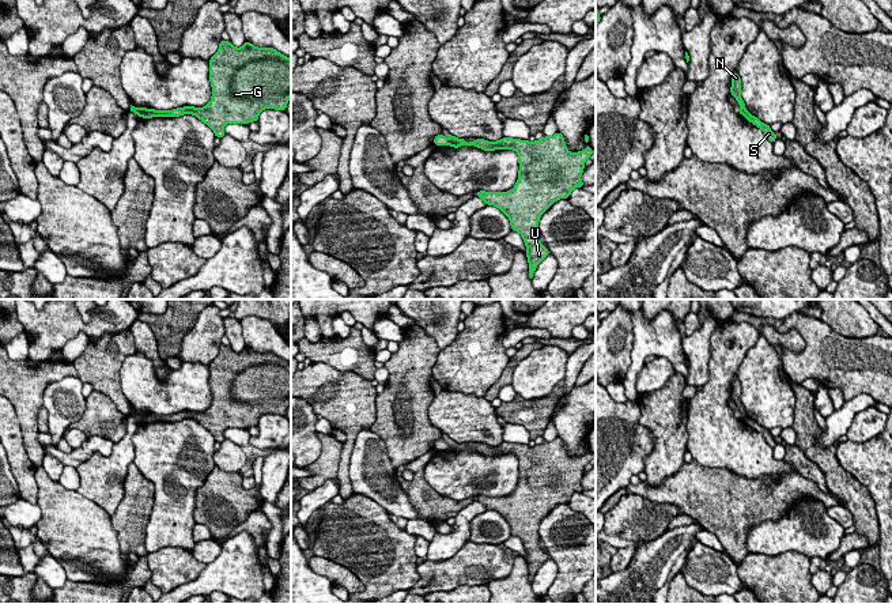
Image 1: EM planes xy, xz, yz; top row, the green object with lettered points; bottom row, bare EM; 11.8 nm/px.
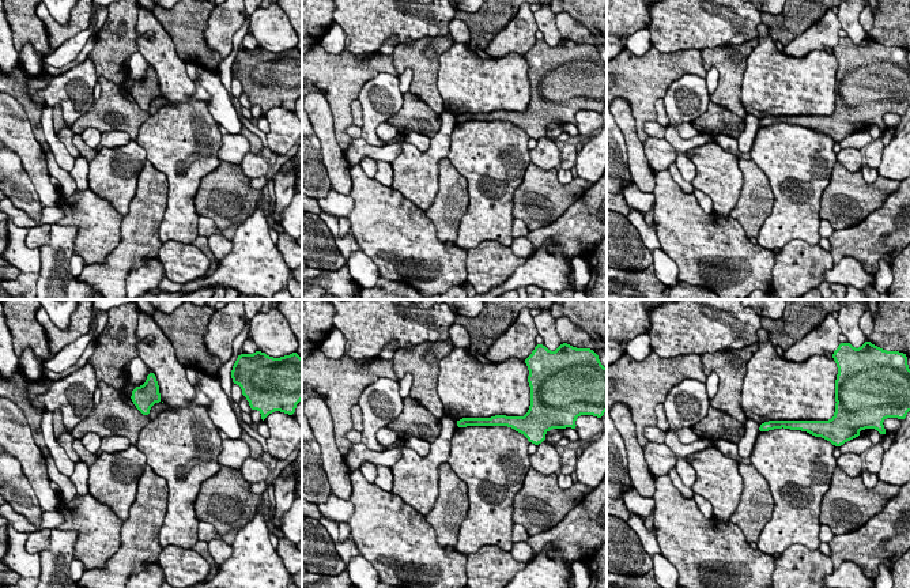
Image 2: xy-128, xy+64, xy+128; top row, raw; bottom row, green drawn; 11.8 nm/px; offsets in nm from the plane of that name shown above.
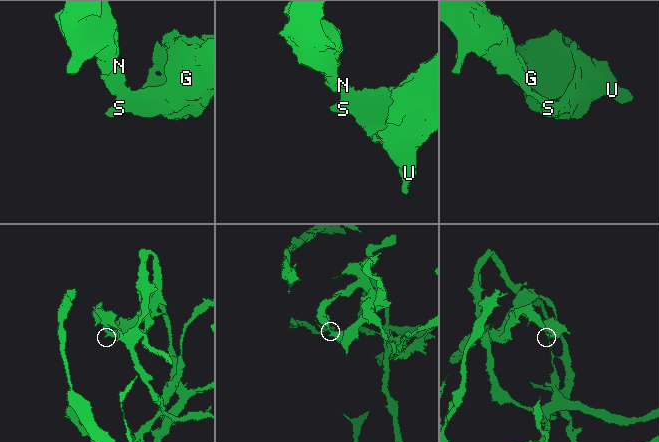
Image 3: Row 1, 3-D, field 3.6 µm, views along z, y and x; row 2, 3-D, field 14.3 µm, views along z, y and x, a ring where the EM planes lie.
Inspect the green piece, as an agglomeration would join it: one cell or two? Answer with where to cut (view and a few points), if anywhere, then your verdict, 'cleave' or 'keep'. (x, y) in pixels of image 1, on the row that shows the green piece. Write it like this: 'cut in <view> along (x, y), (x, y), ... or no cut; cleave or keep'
cut in xz along (448, 139), (450, 144); cleave

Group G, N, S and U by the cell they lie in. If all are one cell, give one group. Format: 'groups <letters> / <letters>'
groups G S U / N

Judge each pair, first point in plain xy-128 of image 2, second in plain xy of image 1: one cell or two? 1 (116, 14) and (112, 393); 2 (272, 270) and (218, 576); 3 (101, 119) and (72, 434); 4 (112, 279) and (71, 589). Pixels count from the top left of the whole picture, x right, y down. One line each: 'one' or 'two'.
1: one
2: one
3: two
4: one

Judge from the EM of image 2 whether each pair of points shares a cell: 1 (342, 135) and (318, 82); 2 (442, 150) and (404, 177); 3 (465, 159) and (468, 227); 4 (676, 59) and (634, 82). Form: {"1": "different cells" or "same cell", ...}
{"1": "same cell", "2": "same cell", "3": "same cell", "4": "same cell"}

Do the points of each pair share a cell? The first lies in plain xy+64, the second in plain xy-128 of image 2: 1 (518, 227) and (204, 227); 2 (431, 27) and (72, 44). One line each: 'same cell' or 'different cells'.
1: same cell
2: different cells

